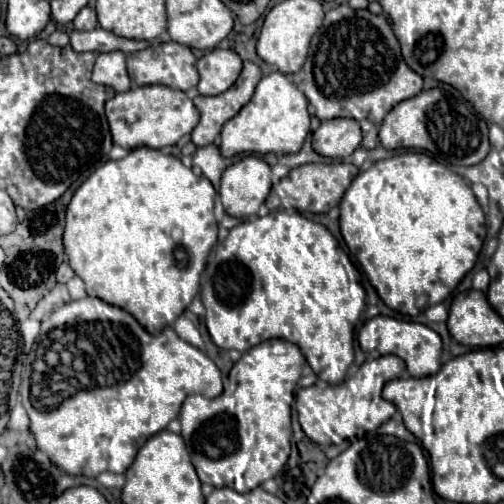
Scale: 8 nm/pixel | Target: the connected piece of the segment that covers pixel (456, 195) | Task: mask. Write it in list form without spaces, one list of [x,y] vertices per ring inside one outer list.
[[[417,151],[377,161],[371,169],[359,173],[345,191],[339,209],[341,235],[379,297],[389,309],[411,317],[421,313],[417,307],[421,295],[427,295],[427,307],[431,307],[443,303],[452,294],[459,281],[473,269],[485,239],[485,215],[471,185],[448,165]]]

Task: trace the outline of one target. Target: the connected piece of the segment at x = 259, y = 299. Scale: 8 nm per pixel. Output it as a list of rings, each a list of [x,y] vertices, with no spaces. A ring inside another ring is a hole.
[[[277,209],[277,211],[271,211],[265,217],[253,217],[253,219],[247,219],[243,223],[239,223],[237,227],[233,227],[229,231],[227,239],[213,249],[213,255],[209,257],[207,267],[203,271],[203,277],[201,277],[201,301],[203,301],[205,311],[207,311],[205,313],[205,323],[207,323],[207,329],[209,329],[209,335],[211,335],[213,343],[219,349],[237,349],[237,351],[245,353],[247,349],[255,347],[261,341],[285,339],[285,341],[295,343],[301,349],[301,353],[305,355],[305,359],[311,365],[311,369],[317,373],[317,377],[321,377],[323,381],[327,381],[331,385],[341,383],[345,379],[347,367],[353,363],[353,331],[355,331],[355,325],[357,325],[357,321],[359,321],[359,317],[363,313],[365,297],[365,289],[360,283],[359,272],[348,255],[340,248],[337,239],[329,233],[327,227],[308,219],[296,210],[285,211],[285,209]]]

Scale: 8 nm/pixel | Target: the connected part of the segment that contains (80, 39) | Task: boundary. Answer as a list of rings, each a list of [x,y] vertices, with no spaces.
[[[95,27],[93,31],[73,31],[69,35],[69,43],[73,51],[91,51],[91,53],[105,53],[105,51],[123,51],[123,53],[135,53],[147,47],[147,41],[133,41],[117,37],[111,31],[105,31],[101,27]]]

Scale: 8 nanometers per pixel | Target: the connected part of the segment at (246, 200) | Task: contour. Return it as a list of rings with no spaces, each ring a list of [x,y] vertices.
[[[245,157],[225,169],[219,197],[231,217],[251,217],[271,191],[271,167],[259,157]]]

